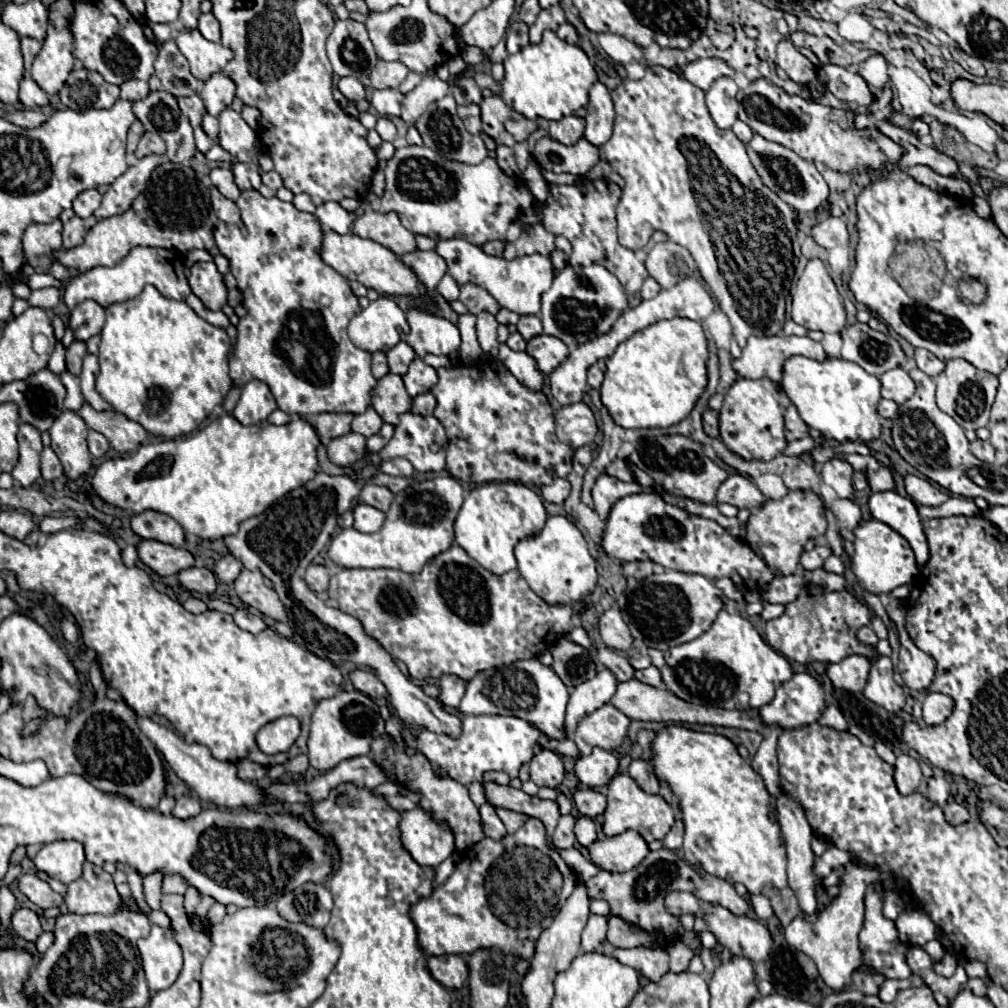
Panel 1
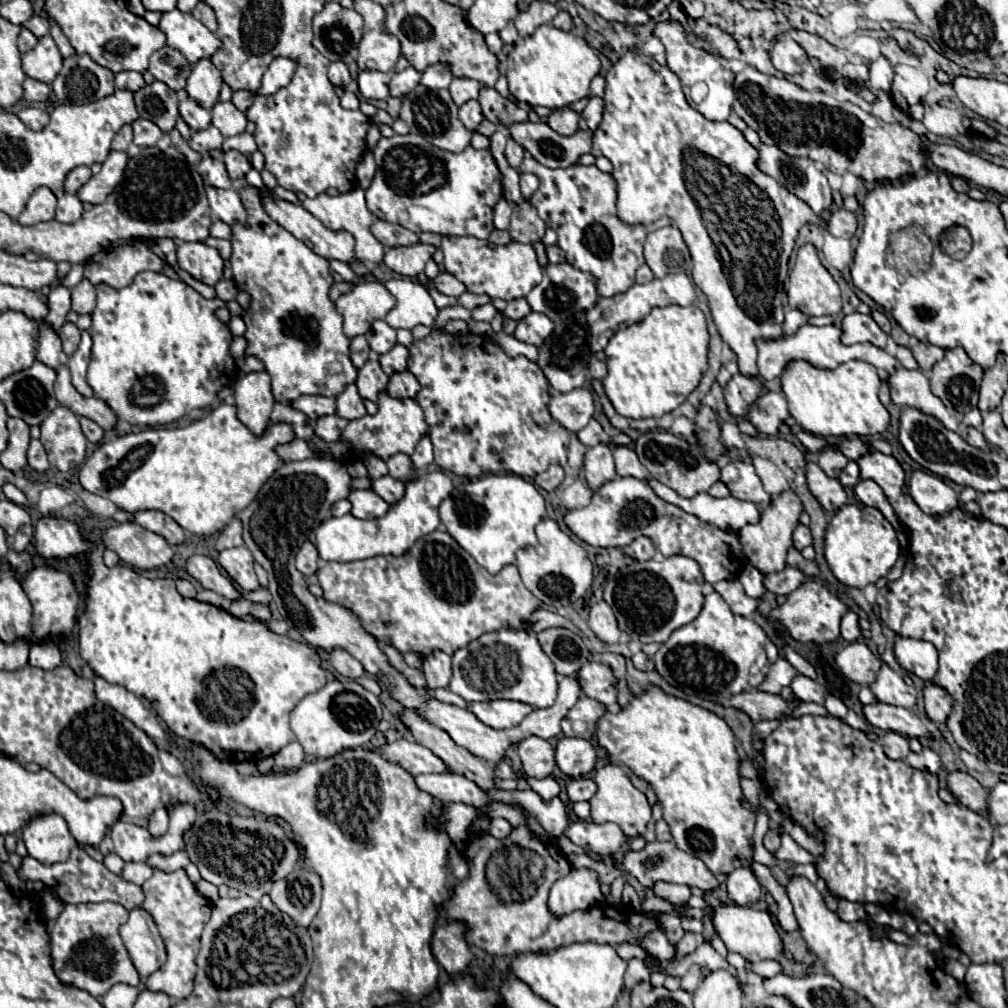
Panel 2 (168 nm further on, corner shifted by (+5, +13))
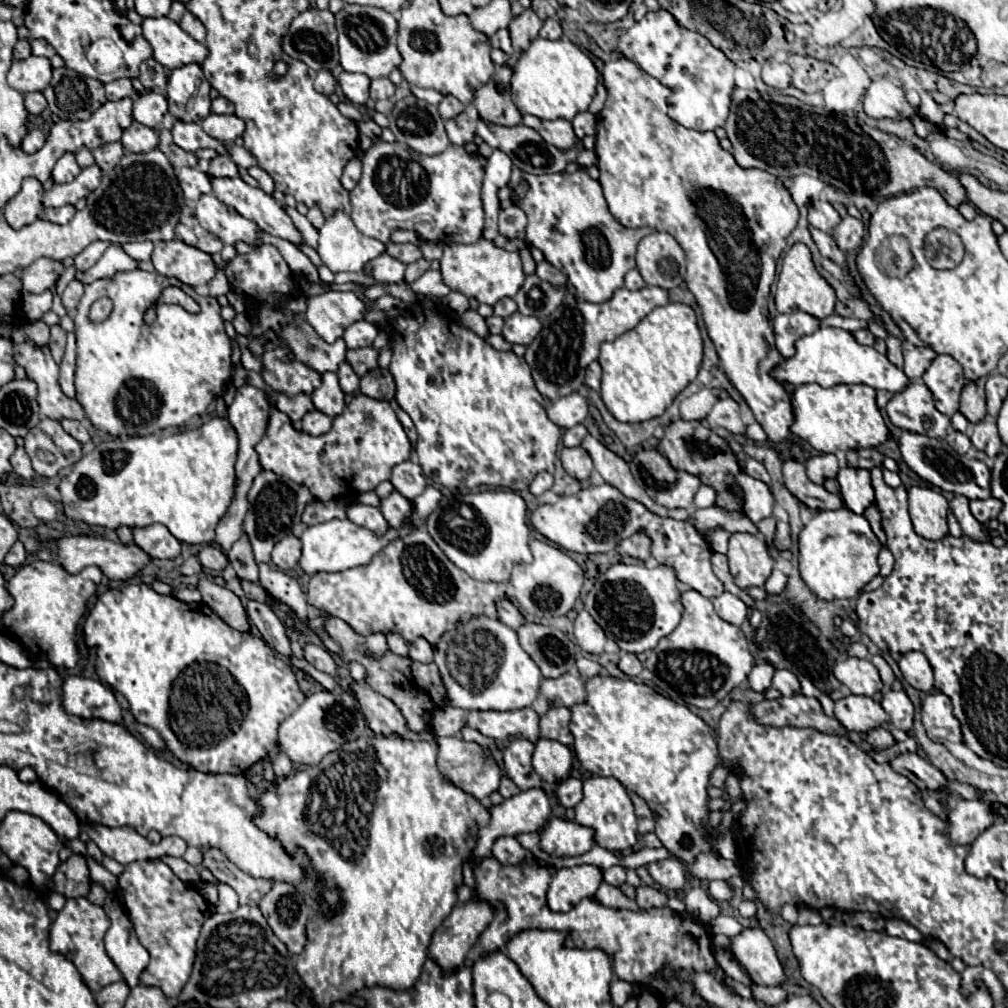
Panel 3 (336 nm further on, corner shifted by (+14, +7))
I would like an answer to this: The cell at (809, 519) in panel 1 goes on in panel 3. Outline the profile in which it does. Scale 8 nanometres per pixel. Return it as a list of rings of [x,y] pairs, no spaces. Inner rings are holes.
[[[734,533],[730,537],[726,557],[730,563],[730,573],[740,589],[752,585],[764,587],[774,567],[774,559],[770,557],[764,539],[750,533]]]

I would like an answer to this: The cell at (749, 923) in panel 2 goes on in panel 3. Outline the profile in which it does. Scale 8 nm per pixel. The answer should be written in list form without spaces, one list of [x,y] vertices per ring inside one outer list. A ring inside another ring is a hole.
[[[746,927],[738,935],[732,935],[728,951],[746,969],[752,983],[774,987],[784,981],[784,969],[774,945],[760,927]]]

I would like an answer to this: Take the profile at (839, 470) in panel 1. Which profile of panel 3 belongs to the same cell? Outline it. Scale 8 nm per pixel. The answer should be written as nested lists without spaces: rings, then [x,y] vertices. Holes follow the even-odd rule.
[[[816,455],[816,457],[810,457],[806,461],[806,471],[808,471],[808,477],[814,481],[814,483],[824,483],[828,477],[836,477],[838,473],[838,459],[836,455]]]

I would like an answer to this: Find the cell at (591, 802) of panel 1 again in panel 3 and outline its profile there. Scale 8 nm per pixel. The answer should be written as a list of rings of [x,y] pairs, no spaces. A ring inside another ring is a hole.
[[[568,777],[564,779],[560,785],[558,785],[558,791],[556,791],[560,803],[564,807],[576,807],[580,801],[582,801],[582,781],[580,779],[574,779],[574,777]]]

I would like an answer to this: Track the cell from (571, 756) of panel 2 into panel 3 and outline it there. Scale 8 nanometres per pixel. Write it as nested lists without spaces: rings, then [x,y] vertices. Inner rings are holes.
[[[538,739],[532,765],[544,781],[556,783],[568,779],[568,773],[572,769],[572,759],[574,759],[572,751],[566,745],[552,739]]]

